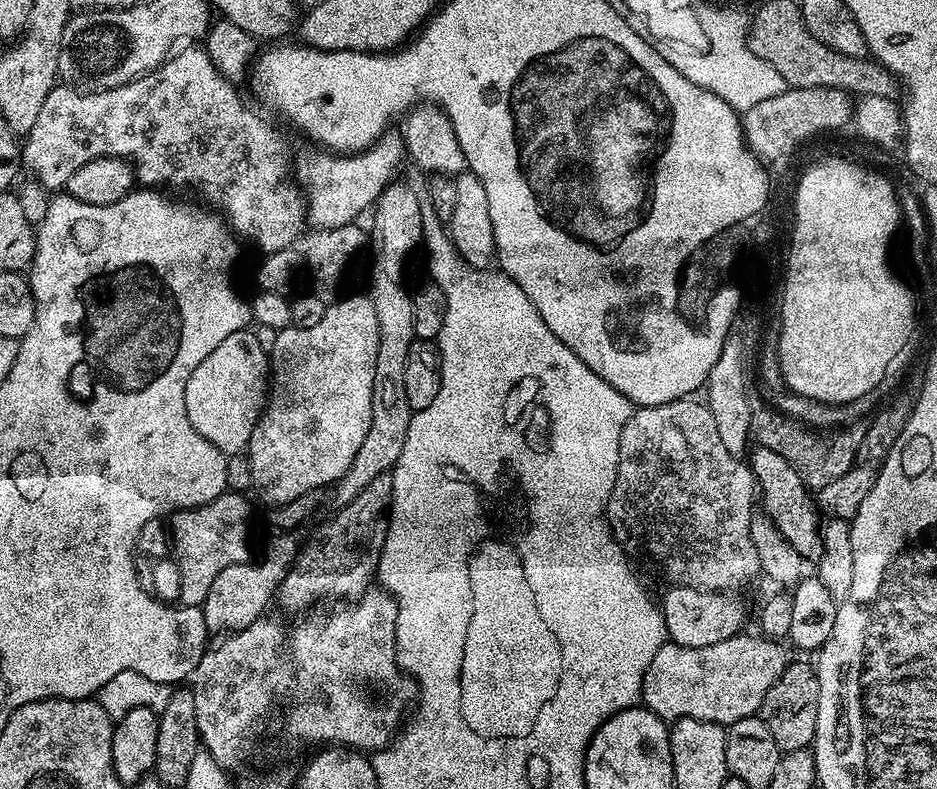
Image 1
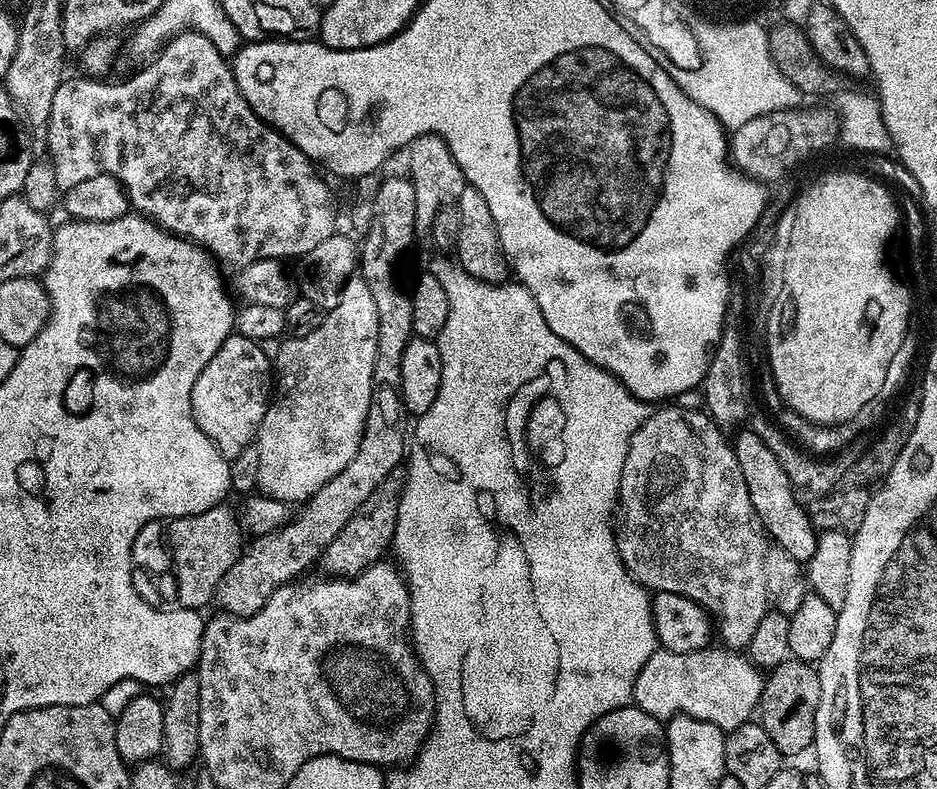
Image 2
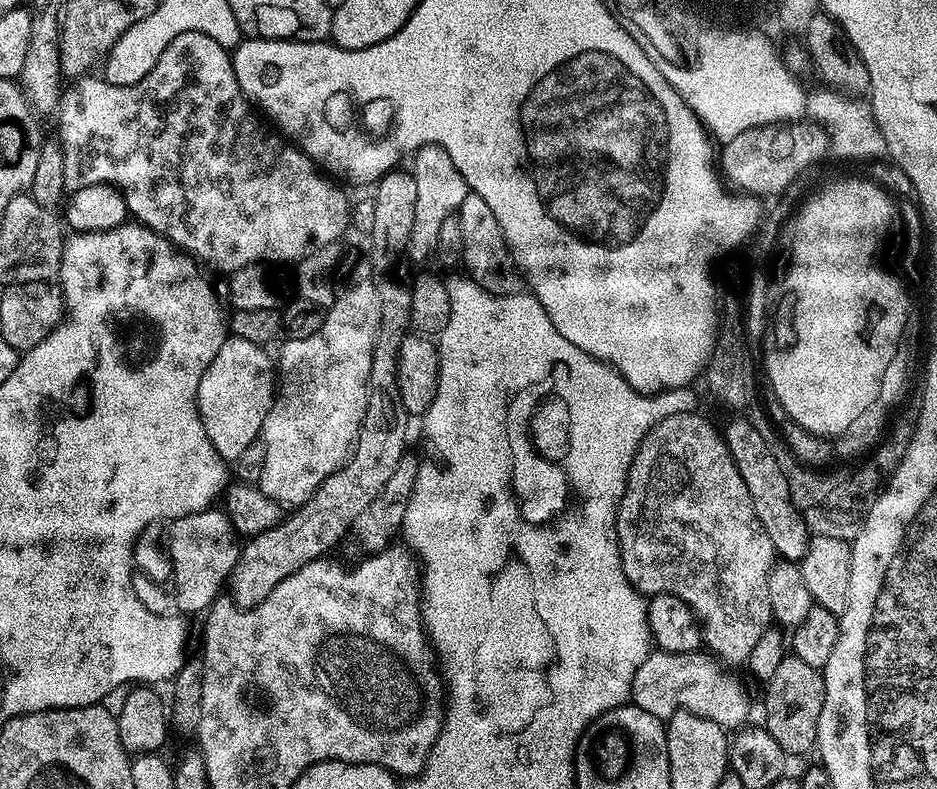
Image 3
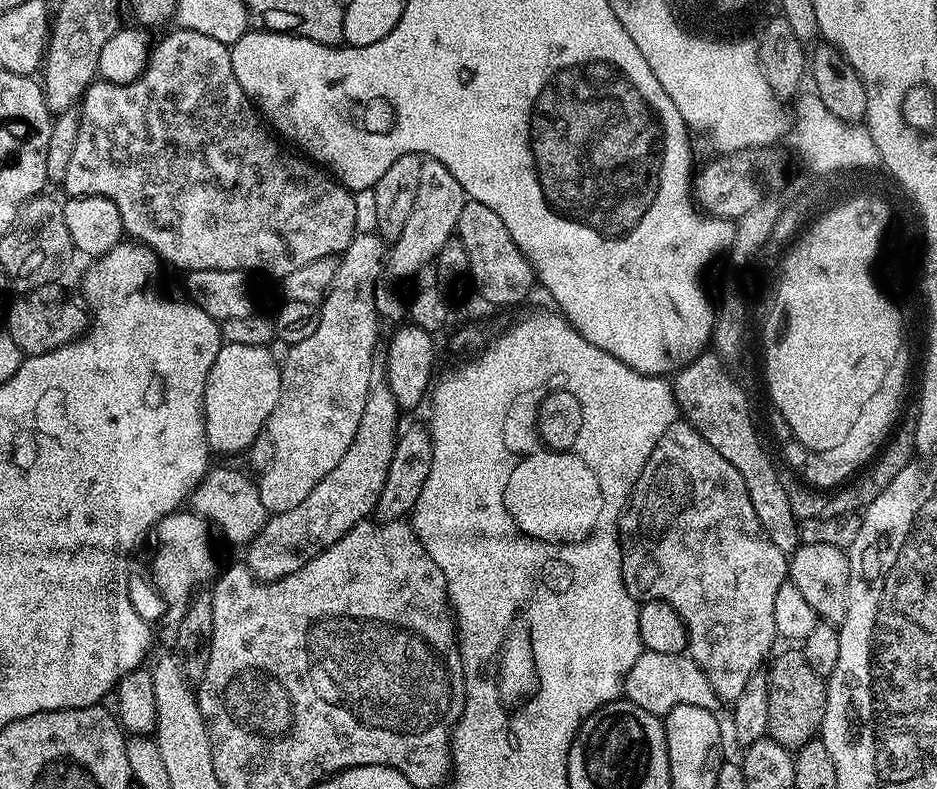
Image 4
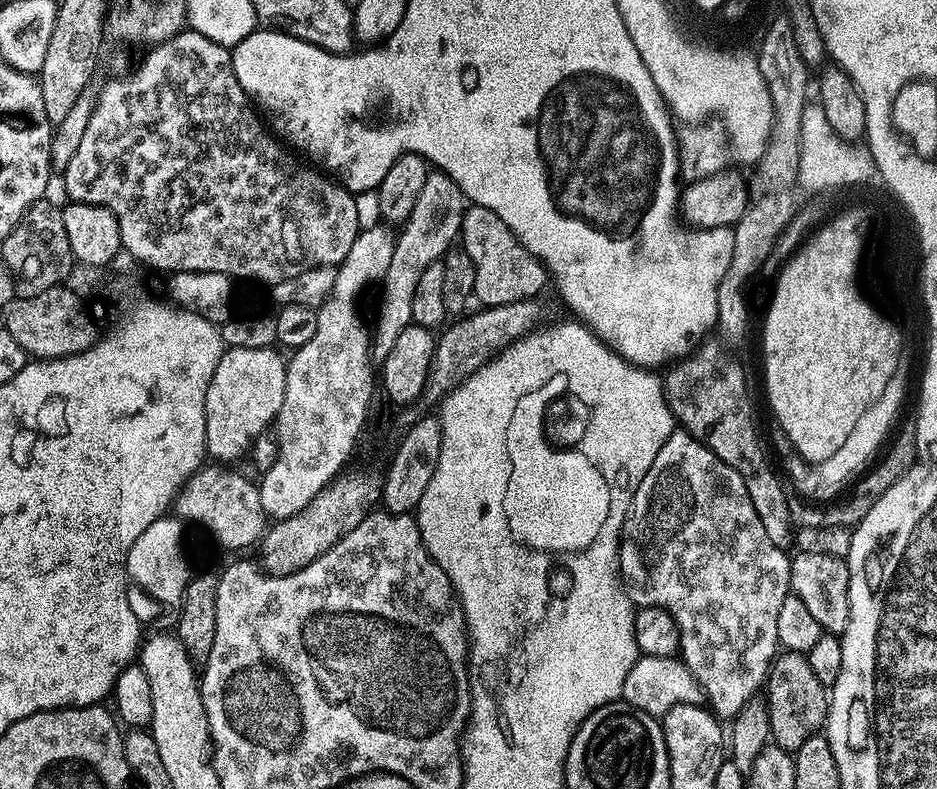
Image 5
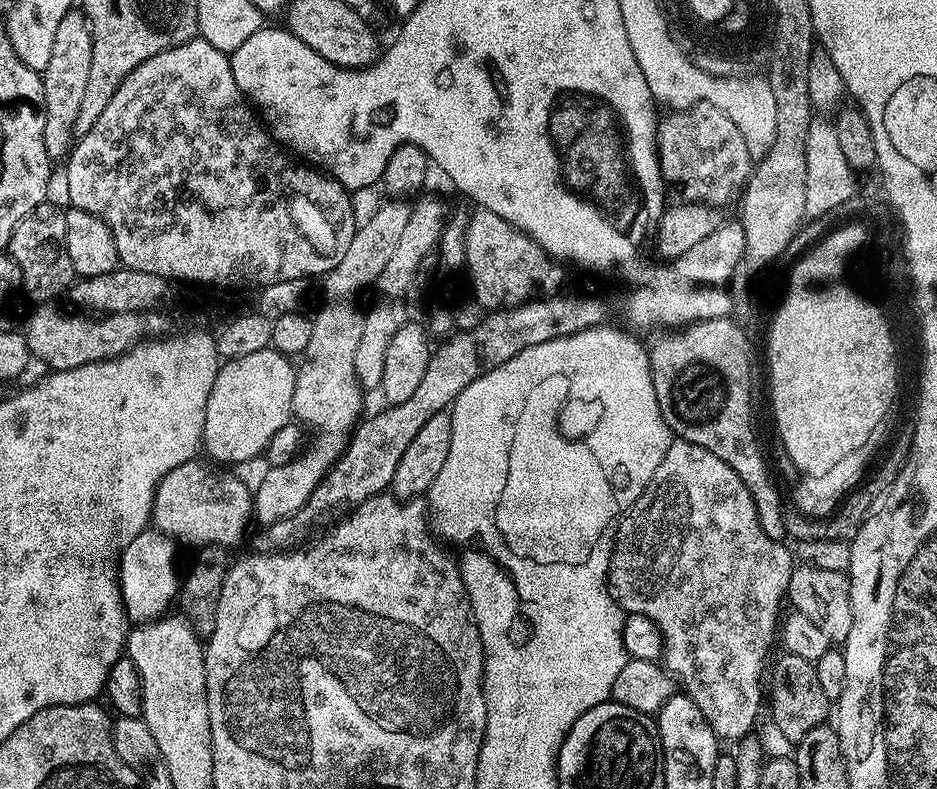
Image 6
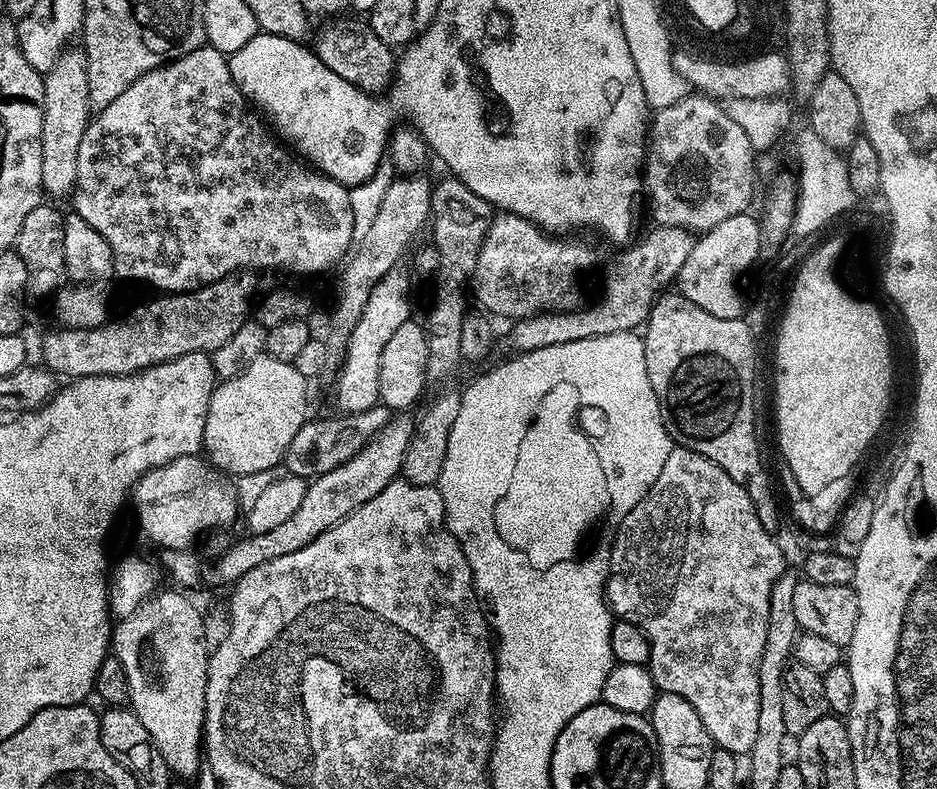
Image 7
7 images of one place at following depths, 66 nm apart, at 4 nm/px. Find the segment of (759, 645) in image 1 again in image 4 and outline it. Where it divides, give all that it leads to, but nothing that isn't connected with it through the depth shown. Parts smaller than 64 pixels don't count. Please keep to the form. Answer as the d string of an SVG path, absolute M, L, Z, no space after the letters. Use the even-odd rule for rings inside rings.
M647 650L630 666L624 679L623 695L634 706L642 706L650 714L661 718L674 706L702 706L715 709L718 704L716 691L710 686L706 674L687 654L654 654Z

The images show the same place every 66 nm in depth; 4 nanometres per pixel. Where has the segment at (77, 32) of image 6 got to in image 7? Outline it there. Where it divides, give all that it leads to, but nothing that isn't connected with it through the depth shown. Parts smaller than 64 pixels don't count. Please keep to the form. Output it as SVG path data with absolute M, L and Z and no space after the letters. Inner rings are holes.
M65 50L44 78L44 117L42 118L42 186L47 195L71 197L78 178L78 146L93 115L88 101L86 58L83 51Z

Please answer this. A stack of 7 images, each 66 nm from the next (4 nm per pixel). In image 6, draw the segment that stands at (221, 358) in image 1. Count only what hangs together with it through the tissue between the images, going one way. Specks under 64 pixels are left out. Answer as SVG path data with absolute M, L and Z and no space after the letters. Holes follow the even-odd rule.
M271 346L258 350L258 354L246 354L246 358L221 363L218 378L214 378L214 390L210 390L210 398L206 402L202 445L203 451L208 451L213 456L213 461L232 466L228 464L244 464L255 456L263 457L267 453L272 439L293 419L292 403L297 369L294 364L292 368L292 364L293 361L289 357Z

